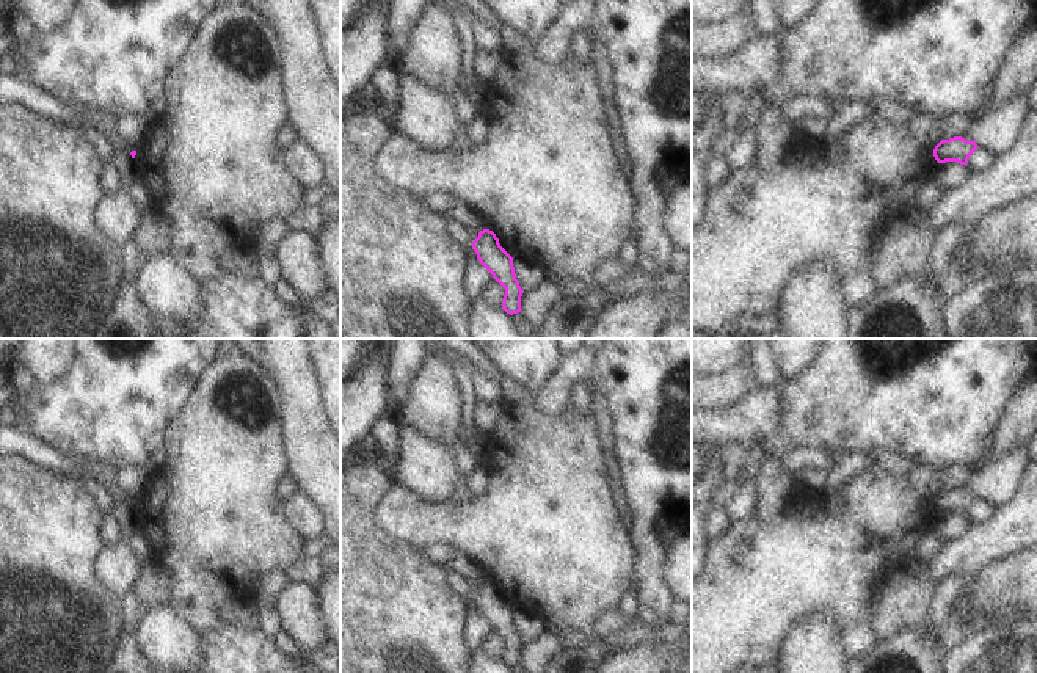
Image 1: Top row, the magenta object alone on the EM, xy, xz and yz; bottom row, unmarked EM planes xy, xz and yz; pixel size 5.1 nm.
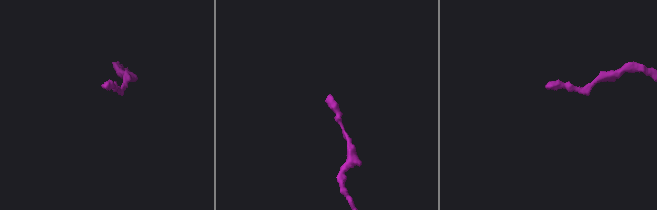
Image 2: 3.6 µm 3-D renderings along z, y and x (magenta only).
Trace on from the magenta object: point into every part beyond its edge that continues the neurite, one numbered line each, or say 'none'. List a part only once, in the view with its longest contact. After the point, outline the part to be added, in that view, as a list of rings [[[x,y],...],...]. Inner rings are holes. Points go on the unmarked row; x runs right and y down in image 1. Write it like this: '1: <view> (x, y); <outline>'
none

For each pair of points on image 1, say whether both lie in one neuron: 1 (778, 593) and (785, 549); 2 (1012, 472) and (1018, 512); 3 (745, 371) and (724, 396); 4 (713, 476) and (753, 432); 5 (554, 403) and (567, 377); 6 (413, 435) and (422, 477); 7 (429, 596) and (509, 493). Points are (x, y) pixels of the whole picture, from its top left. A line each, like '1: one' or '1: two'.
1: one
2: two
3: one
4: two
5: one
6: one
7: two

